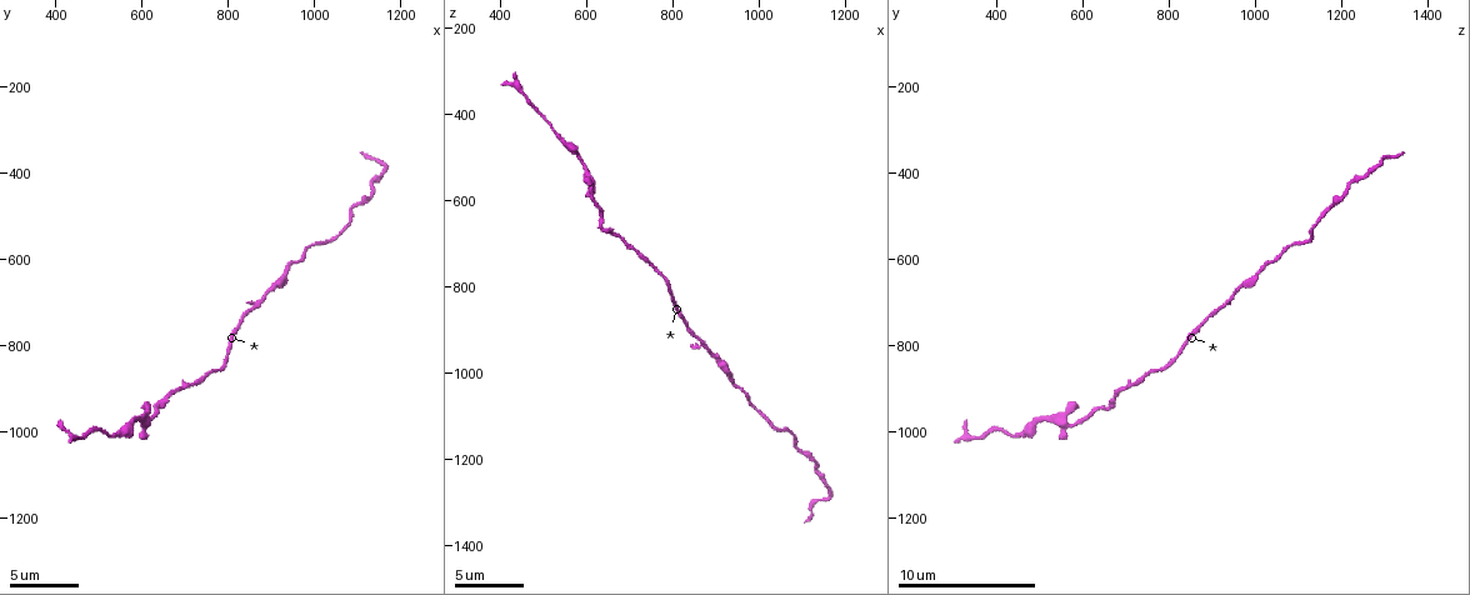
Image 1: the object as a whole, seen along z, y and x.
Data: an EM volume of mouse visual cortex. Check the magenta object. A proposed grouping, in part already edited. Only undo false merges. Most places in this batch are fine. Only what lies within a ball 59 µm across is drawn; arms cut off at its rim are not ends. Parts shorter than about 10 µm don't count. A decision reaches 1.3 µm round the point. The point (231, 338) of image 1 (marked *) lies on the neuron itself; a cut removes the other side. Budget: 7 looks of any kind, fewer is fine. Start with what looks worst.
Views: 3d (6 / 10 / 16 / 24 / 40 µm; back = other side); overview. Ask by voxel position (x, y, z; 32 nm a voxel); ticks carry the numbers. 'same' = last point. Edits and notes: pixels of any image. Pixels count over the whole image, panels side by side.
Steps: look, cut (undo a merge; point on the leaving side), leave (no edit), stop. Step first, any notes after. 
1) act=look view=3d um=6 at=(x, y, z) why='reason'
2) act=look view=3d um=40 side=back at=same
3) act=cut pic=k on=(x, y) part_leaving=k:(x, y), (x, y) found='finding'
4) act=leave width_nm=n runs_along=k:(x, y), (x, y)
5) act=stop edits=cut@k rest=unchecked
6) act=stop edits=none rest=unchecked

act=look view=3d um=6 at=(610, 980, 585) why='sudden change in width'

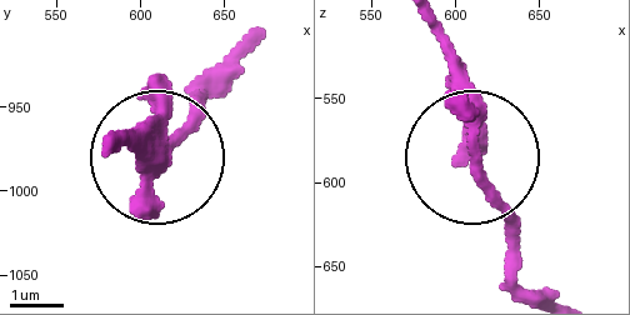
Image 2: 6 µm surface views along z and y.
act=look view=3d um=6 side=back at=same

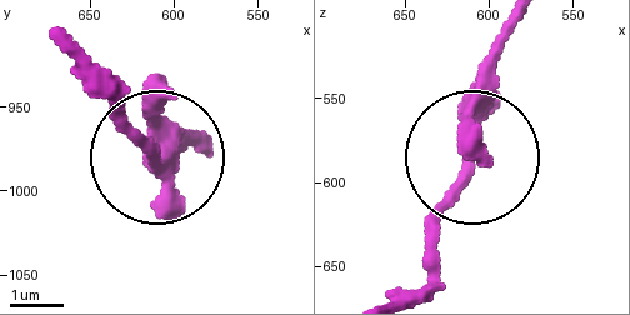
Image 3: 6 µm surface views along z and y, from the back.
act=leave runs_along=3:(93, 66), (111, 111), (160, 160), (196, 146) found='continuous, no second neuron'

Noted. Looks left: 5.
act=look view=3d um=10 at=(930, 625, 1005) why='thick turns thin'

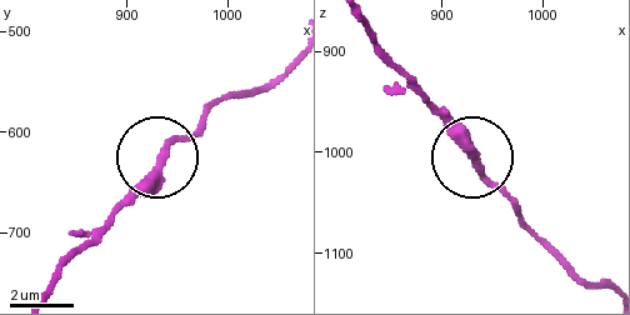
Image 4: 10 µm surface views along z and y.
act=leave width_nm=270 runs_along=4:(48, 291), (66, 259), (216, 100) found='all the same neuron'

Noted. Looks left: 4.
act=look view=3d um=6 at=(1080, 495, 1160) why='sudden change in width'

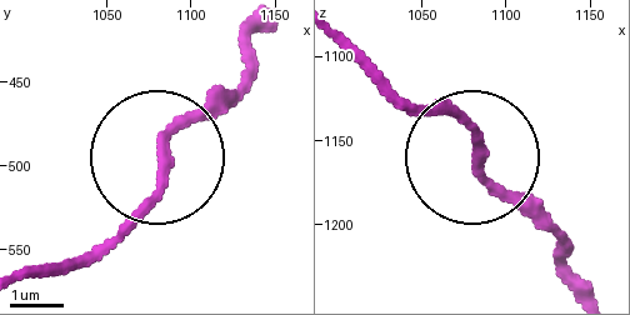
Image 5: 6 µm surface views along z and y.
act=look view=3d um=6 side=back at=(1082, 494, 1158)

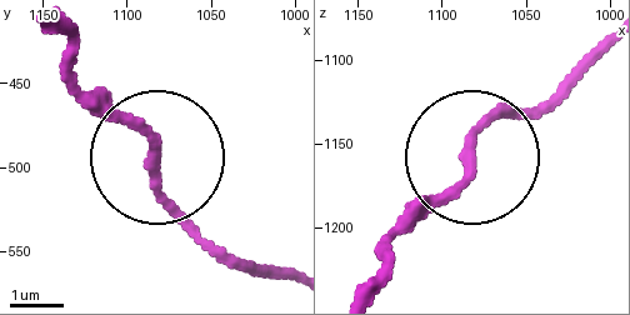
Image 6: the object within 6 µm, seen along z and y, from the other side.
act=leave width_nm=190 runs_along=6:(596, 46), (543, 100), (489, 126), (461, 180), (386, 243) found='one neuron here'

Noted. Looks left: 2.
act=stop edits=none rest=unchecked

